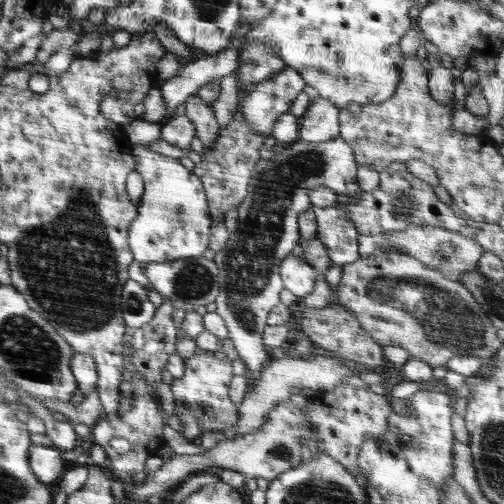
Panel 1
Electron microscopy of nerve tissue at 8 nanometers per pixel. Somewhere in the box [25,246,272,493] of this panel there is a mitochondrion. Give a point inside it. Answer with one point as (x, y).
(194, 280)

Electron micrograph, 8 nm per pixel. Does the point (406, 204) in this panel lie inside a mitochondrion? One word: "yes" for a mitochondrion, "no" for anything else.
yes

